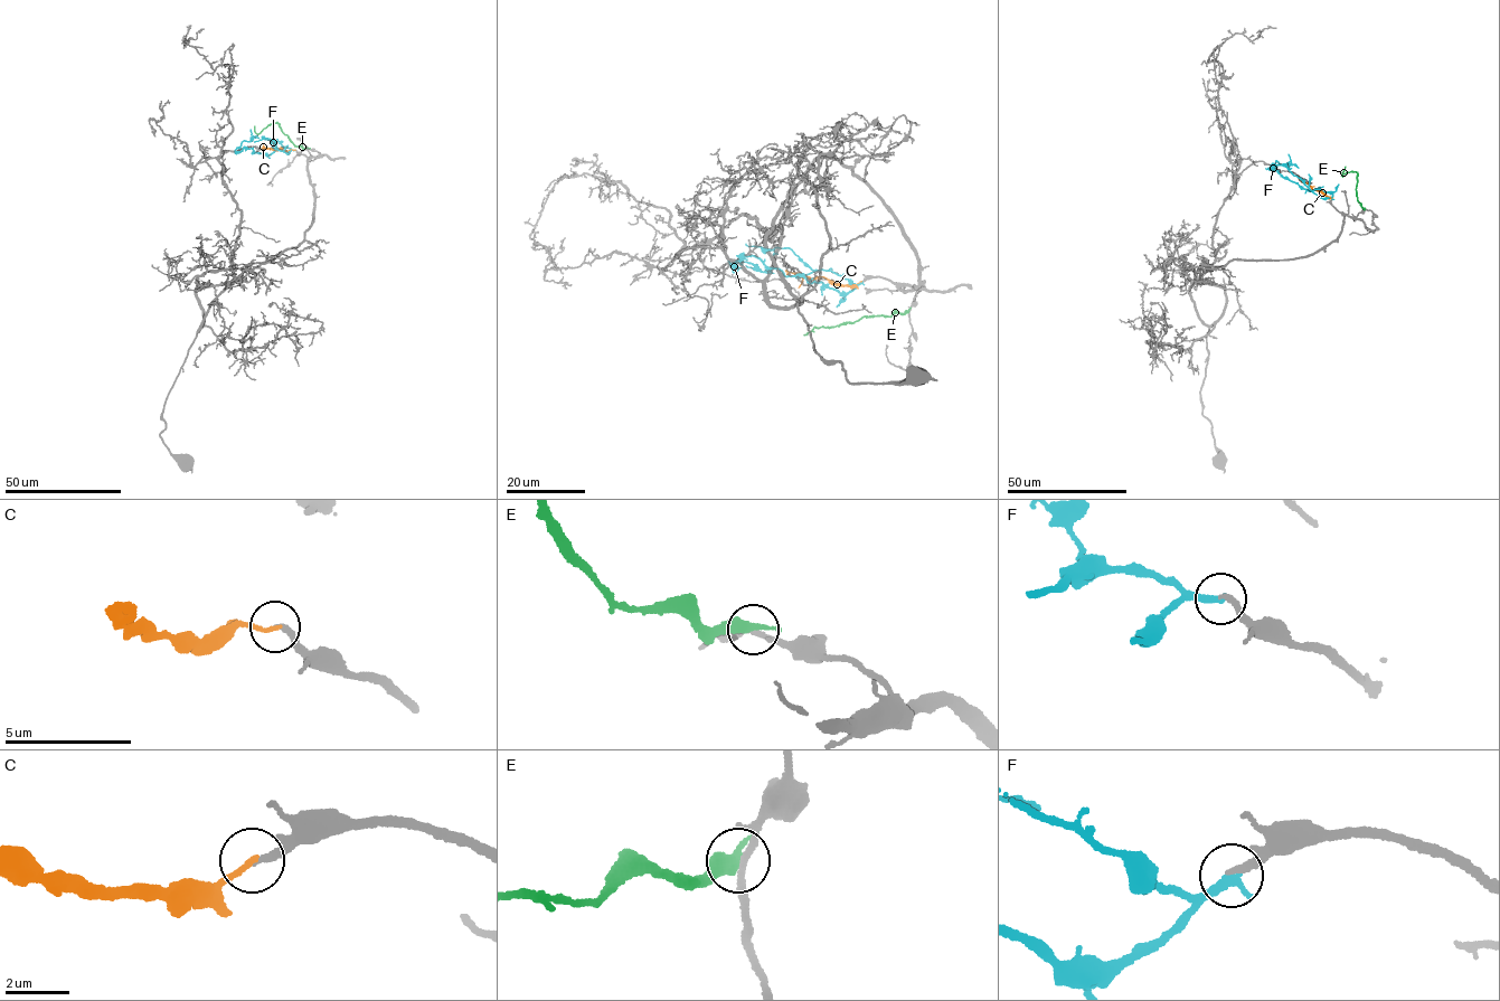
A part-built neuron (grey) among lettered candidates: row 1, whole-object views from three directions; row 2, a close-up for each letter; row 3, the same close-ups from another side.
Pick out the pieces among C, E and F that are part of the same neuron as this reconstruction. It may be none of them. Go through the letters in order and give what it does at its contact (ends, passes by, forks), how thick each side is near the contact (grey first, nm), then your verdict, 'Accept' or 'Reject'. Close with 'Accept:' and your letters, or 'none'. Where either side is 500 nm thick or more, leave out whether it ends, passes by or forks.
C: It ends there. Thickness 240 nm (grey) against 160 nm. Reject
E: It ends there. Thickness 200 nm (grey) against 480 nm. Reject
F: It ends there. Thickness 200 nm (grey) against 320 nm. Accept
Accept: F

